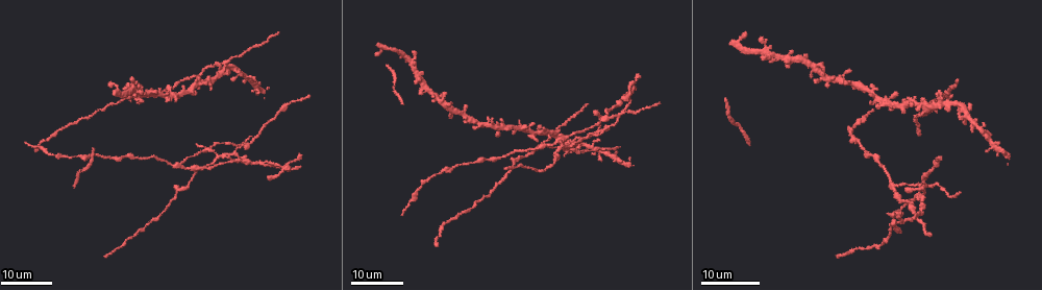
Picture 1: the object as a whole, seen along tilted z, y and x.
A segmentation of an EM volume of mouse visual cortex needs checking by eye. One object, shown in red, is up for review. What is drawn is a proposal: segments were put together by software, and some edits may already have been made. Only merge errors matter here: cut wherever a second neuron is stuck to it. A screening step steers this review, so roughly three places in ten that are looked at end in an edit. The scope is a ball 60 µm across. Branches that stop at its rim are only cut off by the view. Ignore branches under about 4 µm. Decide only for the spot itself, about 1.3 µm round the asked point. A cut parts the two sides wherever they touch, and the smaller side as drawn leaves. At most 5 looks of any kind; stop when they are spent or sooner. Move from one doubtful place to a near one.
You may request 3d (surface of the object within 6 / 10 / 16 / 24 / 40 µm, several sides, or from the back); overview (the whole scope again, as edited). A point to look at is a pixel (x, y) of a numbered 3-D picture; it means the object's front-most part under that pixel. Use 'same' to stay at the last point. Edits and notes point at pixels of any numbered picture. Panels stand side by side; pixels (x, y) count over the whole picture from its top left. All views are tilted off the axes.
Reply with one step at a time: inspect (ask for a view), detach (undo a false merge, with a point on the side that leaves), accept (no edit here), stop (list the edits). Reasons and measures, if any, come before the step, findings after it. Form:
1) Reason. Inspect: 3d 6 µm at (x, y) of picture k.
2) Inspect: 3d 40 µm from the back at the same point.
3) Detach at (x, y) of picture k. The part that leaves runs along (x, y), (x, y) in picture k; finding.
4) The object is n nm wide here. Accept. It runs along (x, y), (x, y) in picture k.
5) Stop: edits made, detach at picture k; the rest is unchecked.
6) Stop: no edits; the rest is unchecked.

Three arms meet. Inspect: 3d 24 µm at (917, 189) of picture 1.

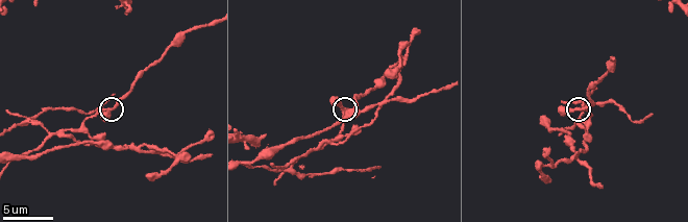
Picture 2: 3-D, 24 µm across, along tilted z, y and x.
Inspect: 3d 10 µm at (112, 106) of picture 2.

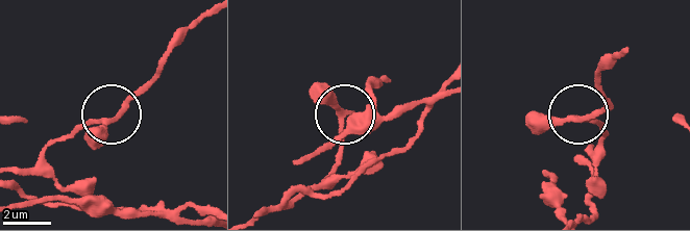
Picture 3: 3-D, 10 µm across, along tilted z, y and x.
The object is 180 nm wide here. Accept. It runs along (16, 173), (82, 126), (118, 118), (147, 83) in picture 3; one neuron here.

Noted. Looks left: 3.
Side arm on a straight run. Inspect: 3d 24 µm at (225, 62) of picture 1.

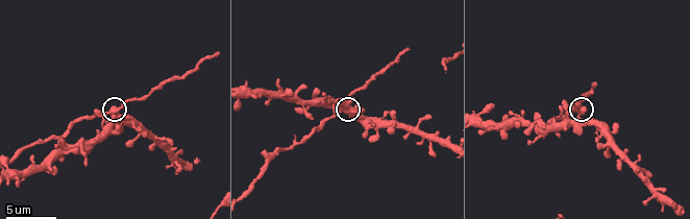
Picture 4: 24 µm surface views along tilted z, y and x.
Inspect: 3d 10 µm at (110, 111) of picture 4.

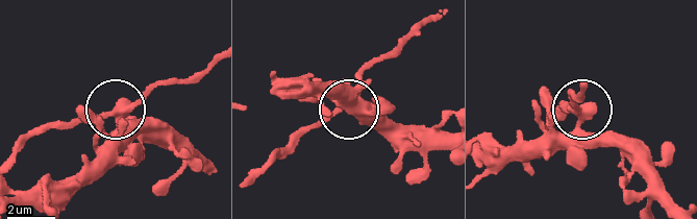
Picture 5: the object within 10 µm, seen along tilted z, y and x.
3 arms meet here. Detach at (146, 87) of picture 5. Two neurons meet here.

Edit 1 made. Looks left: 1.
Stop: edits made, detach at picture 5; the rest is unchecked.

